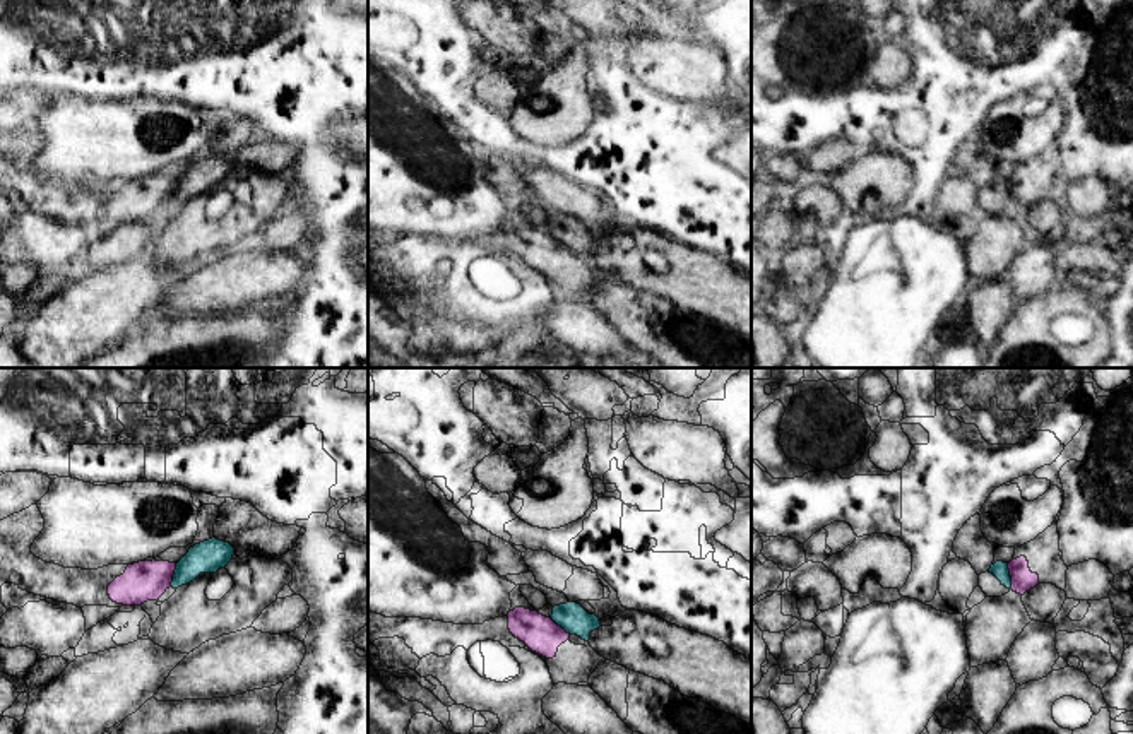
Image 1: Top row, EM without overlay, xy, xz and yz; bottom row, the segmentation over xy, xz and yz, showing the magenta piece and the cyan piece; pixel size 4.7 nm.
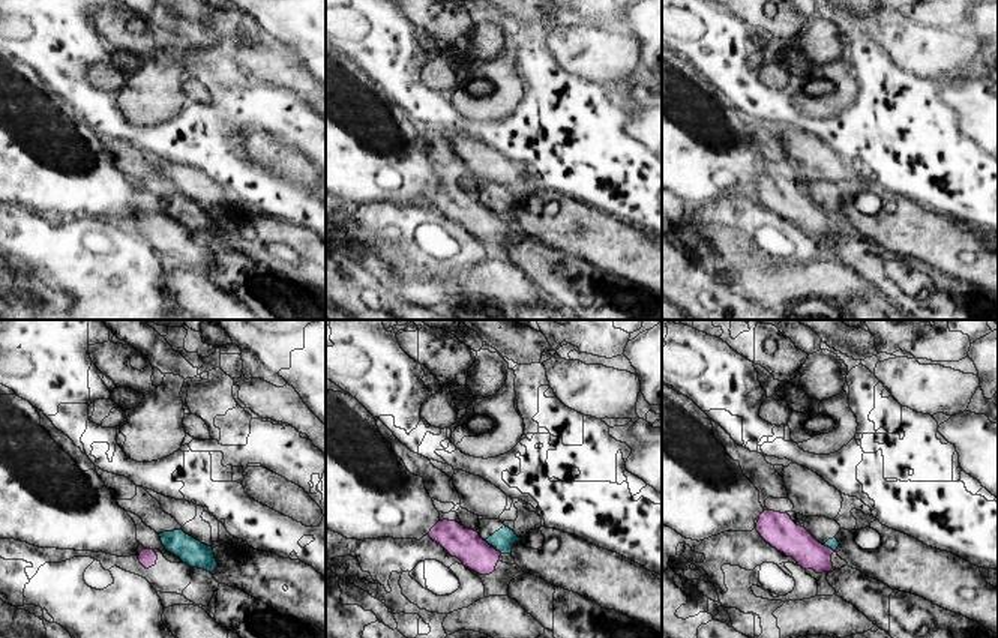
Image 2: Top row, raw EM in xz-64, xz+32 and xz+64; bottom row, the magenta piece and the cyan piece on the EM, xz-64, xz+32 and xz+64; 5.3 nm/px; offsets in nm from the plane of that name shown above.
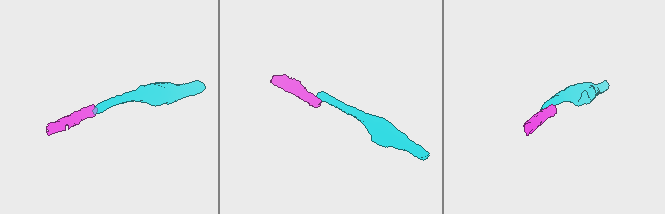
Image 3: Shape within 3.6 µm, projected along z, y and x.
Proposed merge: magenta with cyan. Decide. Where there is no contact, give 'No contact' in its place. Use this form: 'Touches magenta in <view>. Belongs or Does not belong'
Touches magenta in yz. Does not belong

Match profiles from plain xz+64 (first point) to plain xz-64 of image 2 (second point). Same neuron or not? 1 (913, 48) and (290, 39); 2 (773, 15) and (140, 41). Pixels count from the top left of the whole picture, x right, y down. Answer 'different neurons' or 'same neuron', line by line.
1: different neurons
2: same neuron

